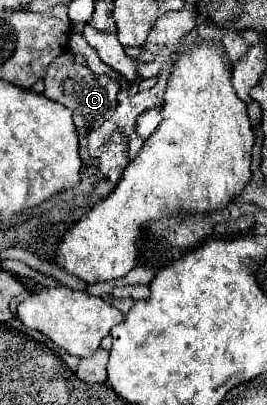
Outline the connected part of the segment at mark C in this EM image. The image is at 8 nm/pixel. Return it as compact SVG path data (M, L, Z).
M65 52L61 54L59 58L55 58L43 78L45 82L45 90L43 94L49 98L49 100L55 100L67 108L71 108L73 112L73 122L77 128L85 128L85 130L91 130L99 124L103 124L105 120L109 120L115 112L115 106L117 106L117 92L119 92L119 84L109 78L109 76L99 76L95 78L95 74L83 66L83 64L77 64L73 60L73 54Z

